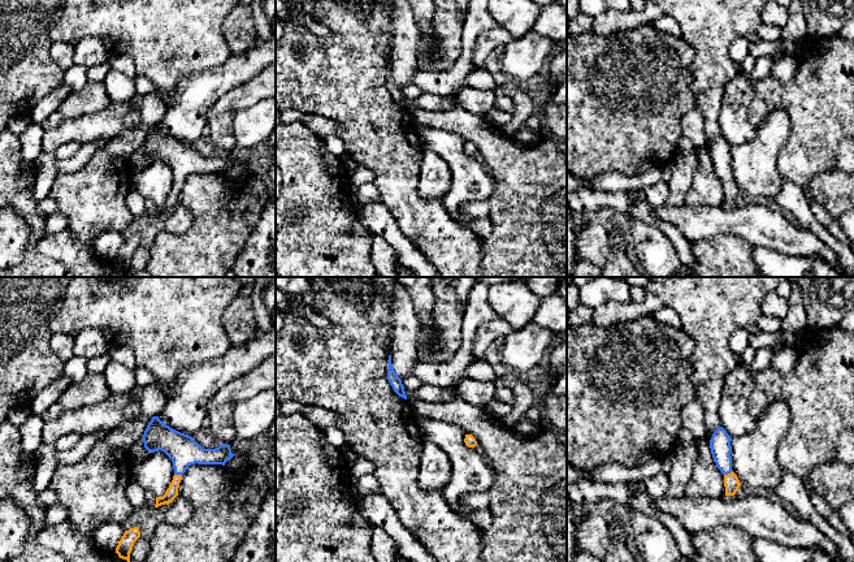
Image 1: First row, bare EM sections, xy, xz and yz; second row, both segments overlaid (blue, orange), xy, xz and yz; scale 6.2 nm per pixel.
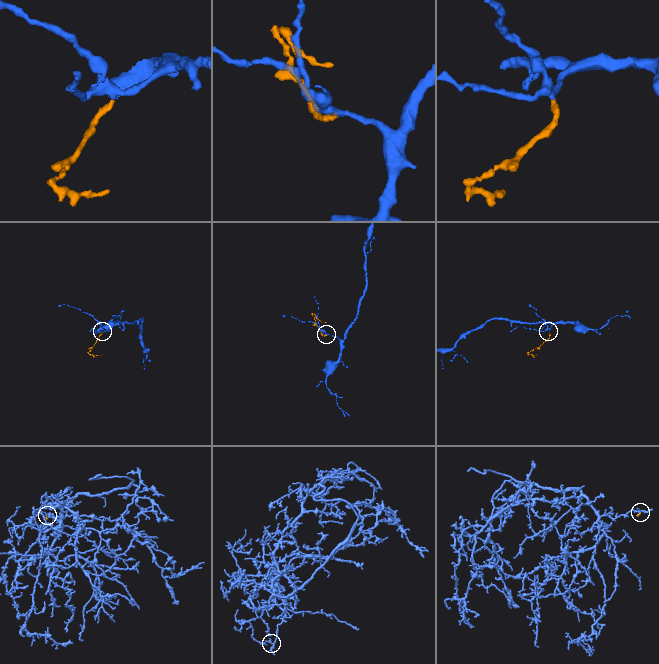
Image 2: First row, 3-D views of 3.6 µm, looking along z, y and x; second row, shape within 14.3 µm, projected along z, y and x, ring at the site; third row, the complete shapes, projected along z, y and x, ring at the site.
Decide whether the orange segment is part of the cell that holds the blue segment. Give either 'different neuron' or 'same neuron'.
same neuron

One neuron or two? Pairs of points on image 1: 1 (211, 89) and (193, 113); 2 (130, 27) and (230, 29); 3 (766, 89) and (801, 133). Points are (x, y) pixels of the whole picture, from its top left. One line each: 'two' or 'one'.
1: one
2: two
3: one

